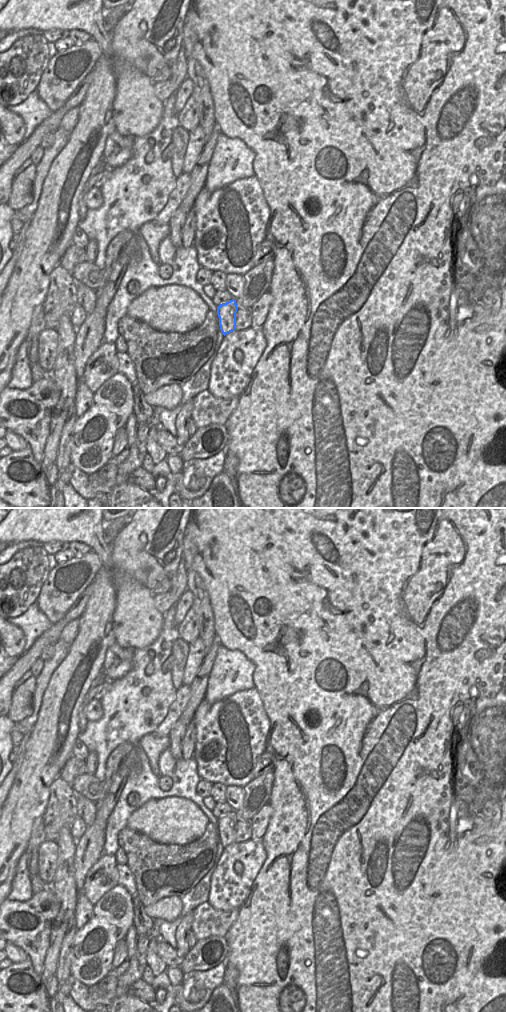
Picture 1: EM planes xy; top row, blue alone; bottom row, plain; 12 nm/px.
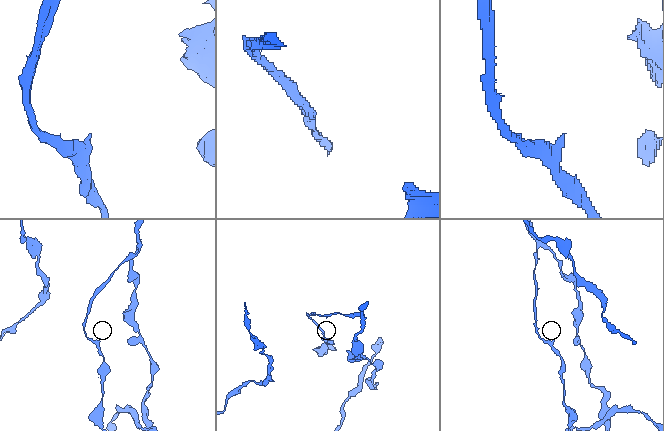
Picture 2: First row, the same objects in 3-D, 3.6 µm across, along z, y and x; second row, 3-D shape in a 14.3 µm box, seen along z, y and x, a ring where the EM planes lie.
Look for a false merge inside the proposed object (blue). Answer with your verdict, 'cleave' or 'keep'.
cleave

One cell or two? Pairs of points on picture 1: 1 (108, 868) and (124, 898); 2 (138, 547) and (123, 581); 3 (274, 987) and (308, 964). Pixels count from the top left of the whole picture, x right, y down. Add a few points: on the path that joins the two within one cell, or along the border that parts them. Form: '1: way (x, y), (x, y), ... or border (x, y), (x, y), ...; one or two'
1: border (118, 883), (99, 900); two
2: border (112, 578), (118, 575), (128, 575), (144, 585); two
3: way (282, 984), (292, 974), (297, 974), (300, 971); one

